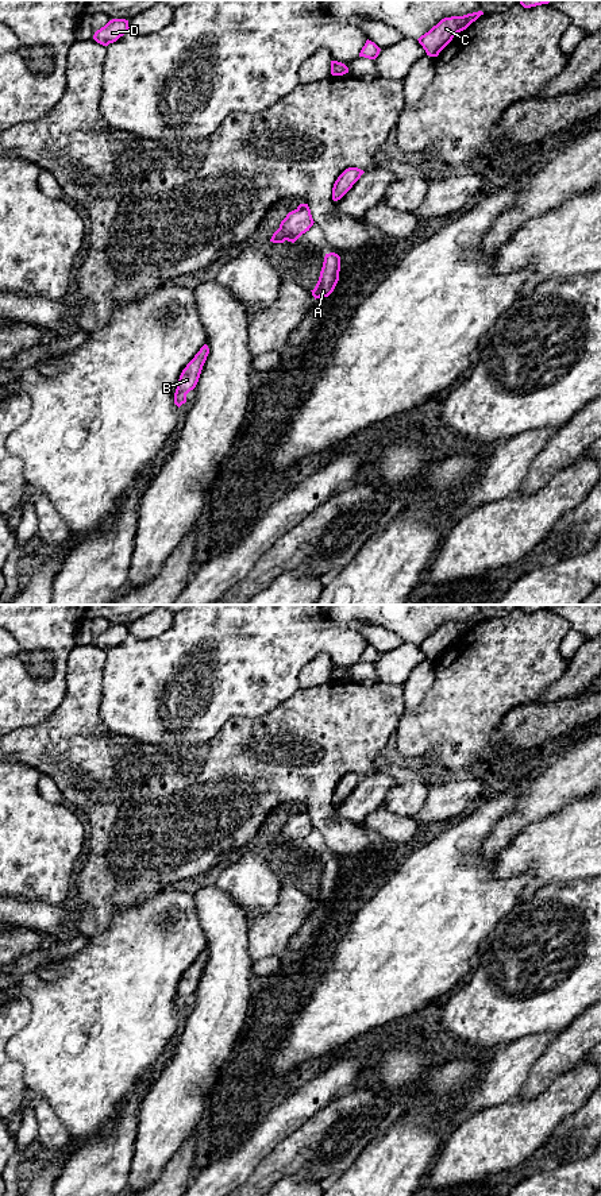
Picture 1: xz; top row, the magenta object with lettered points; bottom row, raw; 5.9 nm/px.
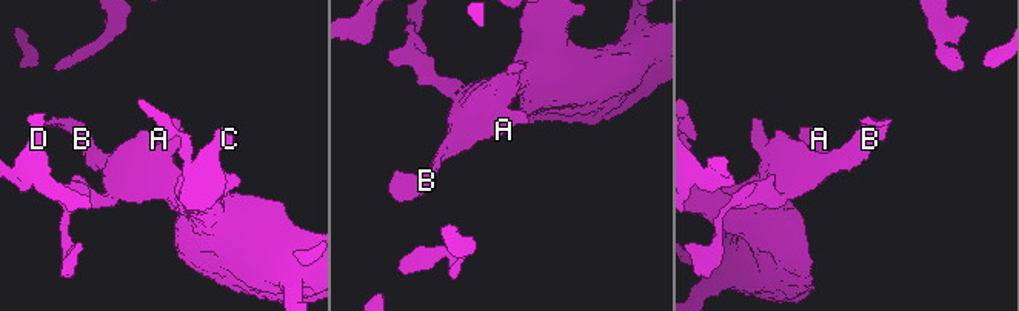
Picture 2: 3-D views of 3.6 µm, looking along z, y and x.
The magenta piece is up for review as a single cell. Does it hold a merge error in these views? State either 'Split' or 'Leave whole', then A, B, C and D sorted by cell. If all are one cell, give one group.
Leave whole. Groups: A B C D

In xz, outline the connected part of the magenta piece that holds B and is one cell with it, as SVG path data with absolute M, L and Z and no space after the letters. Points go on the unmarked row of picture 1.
M204 949L182 975L174 998L174 1008L178 1012L186 1007L186 999L196 992L208 958L209 953Z

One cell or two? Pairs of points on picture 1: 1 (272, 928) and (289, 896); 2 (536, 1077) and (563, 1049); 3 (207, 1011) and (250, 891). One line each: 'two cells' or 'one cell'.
1: one cell
2: one cell
3: two cells

